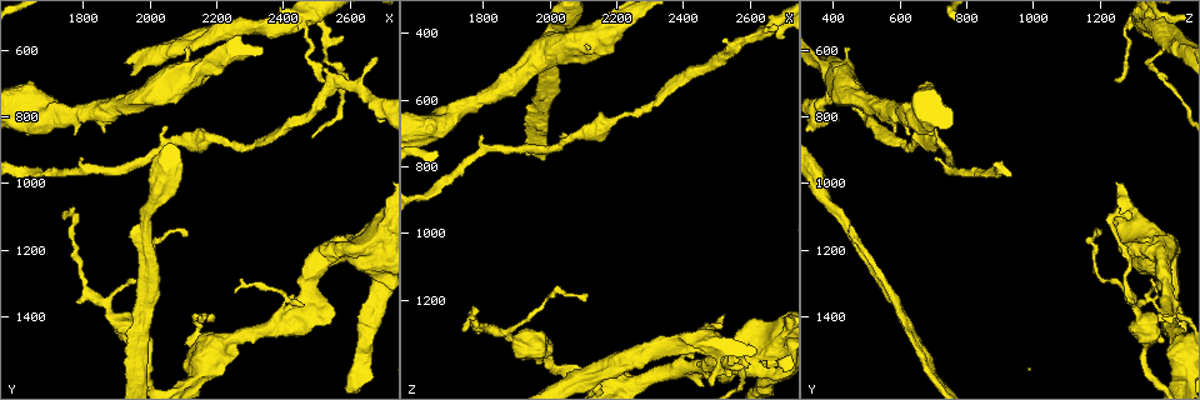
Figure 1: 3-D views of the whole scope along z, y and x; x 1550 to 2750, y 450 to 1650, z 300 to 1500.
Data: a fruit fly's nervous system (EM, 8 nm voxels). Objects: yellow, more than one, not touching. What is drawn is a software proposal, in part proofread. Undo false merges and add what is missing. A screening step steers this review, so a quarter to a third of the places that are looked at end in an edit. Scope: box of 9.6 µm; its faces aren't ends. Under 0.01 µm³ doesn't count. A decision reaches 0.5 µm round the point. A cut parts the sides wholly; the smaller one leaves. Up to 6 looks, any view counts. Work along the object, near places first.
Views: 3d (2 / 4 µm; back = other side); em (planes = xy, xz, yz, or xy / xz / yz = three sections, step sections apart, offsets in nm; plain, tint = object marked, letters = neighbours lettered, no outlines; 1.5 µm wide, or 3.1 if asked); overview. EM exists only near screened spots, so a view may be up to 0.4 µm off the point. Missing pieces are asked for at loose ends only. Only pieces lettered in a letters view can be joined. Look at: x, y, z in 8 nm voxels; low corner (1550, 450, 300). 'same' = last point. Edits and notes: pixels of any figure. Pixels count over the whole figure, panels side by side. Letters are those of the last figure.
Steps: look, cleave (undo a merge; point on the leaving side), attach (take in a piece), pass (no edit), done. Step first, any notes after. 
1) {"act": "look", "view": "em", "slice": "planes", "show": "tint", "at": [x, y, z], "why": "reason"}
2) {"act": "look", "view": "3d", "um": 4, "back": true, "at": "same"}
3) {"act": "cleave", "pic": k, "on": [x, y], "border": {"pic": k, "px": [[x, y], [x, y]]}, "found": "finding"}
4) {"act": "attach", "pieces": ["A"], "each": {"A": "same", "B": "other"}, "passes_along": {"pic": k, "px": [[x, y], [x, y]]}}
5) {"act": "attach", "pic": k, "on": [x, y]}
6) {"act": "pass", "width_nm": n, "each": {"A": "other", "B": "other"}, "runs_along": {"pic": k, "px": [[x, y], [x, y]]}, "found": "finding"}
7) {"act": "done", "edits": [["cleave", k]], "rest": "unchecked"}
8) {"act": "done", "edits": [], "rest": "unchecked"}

{"act": "look", "view": "3d", "um": 4, "at": [2580, 560, 1400], "why": "thin end"}

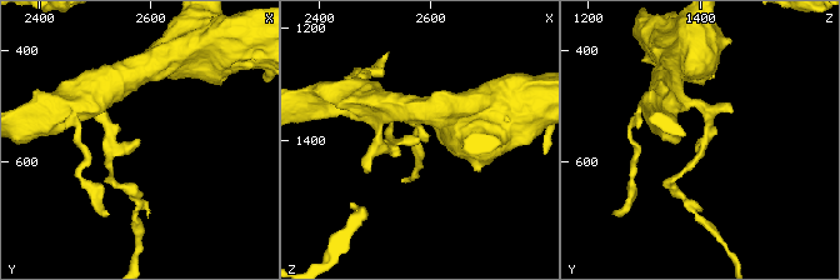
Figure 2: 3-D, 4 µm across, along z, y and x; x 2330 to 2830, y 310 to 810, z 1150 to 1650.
{"act": "look", "view": "em", "slice": "xz", "step": 8, "show": "plain", "at": [2580, 565, 1395], "why": "now the EM"}

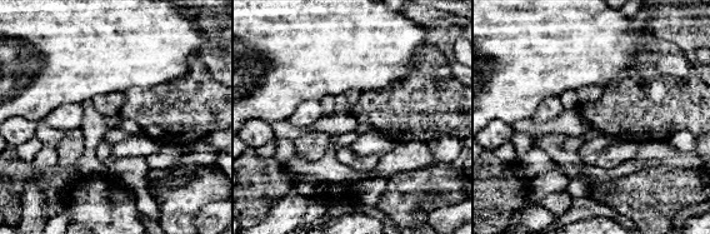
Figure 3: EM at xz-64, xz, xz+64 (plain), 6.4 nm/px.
{"act": "look", "view": "em", "slice": "xz", "step": 8, "show": "letters", "at": "same", "why": "what lies round it"}

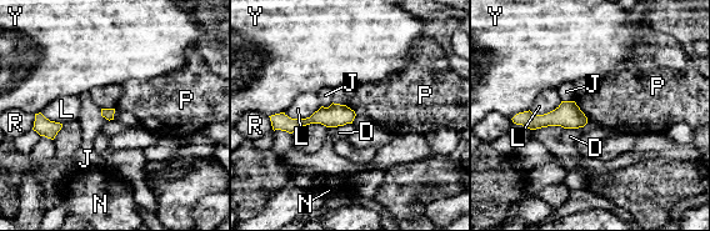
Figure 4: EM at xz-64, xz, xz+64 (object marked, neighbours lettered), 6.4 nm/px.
{"act": "pass", "each": {"D": "other", "J": "other", "L": "other", "N": "other", "P": "other", "R": "other", "Y": "other"}, "runs_along": {"pic": 4, "px": [[351, 114], [301, 122], [281, 120]]}, "found": "none of them fits"}

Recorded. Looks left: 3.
{"act": "look", "view": "em", "slice": "planes", "show": "tint", "at": [2520, 660, 420], "why": "free end"}

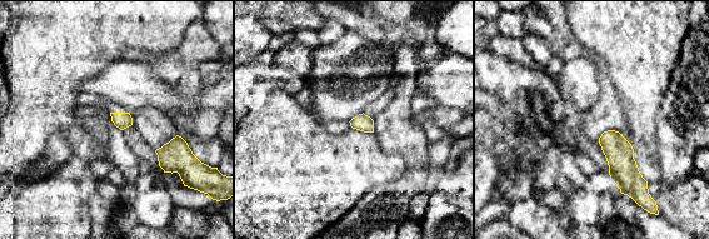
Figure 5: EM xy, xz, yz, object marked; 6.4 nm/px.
{"act": "look", "view": "em", "slice": "planes", "show": "letters", "at": "same"}

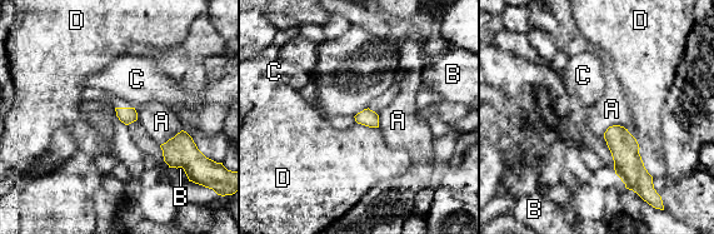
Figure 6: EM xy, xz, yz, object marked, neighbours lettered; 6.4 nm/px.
{"act": "pass", "width_nm": 110, "longest_contact_nm": ["A", 170], "each": {"A": "other", "B": "other", "C": "other", "D": "other"}, "found": "no lettered piece goes on from it"}

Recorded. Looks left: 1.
{"act": "done", "edits": [], "rest": "unchecked"}

